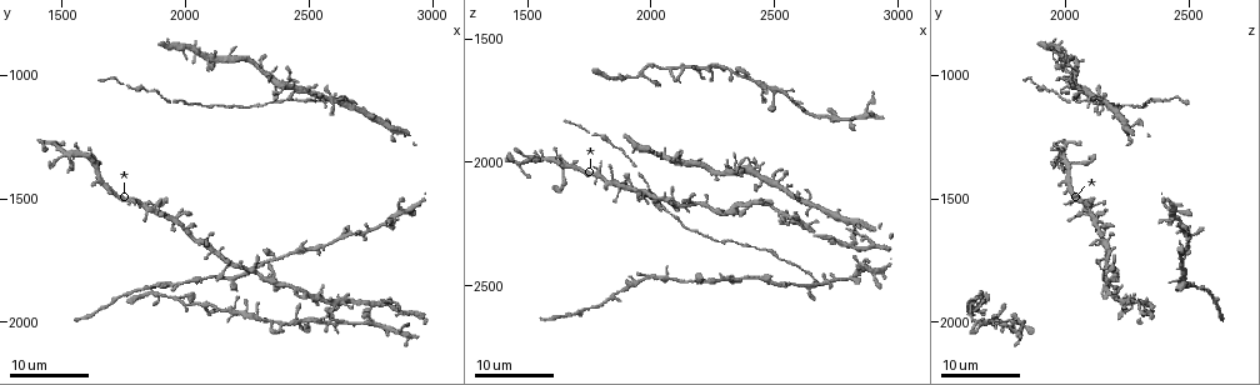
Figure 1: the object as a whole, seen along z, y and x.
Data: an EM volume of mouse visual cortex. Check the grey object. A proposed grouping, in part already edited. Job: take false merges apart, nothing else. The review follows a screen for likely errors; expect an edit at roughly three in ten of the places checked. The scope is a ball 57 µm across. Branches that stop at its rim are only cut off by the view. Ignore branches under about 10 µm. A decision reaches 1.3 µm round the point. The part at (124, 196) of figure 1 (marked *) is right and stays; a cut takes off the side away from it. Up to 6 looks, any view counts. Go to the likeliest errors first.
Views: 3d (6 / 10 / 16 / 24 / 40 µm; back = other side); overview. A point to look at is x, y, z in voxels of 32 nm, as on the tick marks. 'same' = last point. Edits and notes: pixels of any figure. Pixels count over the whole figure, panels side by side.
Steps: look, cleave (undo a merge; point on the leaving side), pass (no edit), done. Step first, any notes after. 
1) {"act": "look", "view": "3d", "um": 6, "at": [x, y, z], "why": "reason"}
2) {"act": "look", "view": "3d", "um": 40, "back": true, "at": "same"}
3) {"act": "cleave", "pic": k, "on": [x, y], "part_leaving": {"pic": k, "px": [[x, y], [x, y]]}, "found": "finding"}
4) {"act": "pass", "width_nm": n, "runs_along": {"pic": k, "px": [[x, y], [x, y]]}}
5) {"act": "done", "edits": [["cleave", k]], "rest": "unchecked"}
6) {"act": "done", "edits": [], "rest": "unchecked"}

{"act": "look", "view": "3d", "um": 16, "at": [2070, 1820, 2480], "why": "side arm on a straight run"}

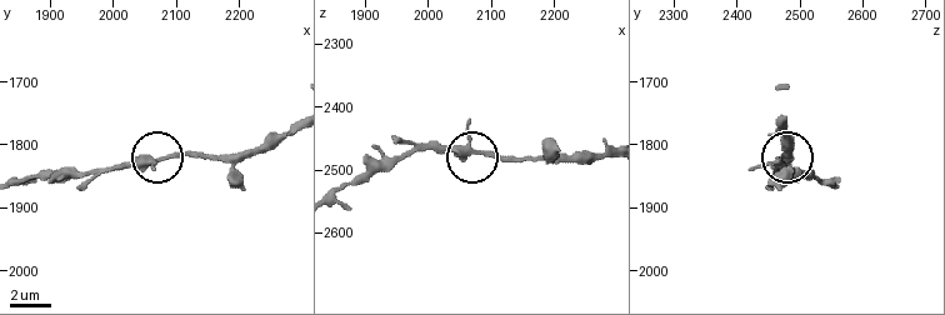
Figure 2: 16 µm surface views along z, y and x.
{"act": "look", "view": "3d", "um": 10, "at": [2085, 1820, 2475], "why": "zoom in"}

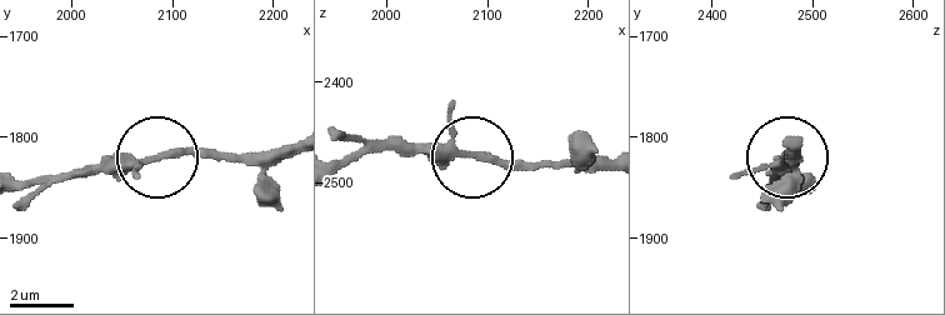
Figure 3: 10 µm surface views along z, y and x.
{"act": "pass", "found": "all the same neuron"}

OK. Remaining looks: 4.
{"act": "look", "view": "3d", "um": 24, "at": [2490, 1990, 1710], "why": "two arms in line, one across"}

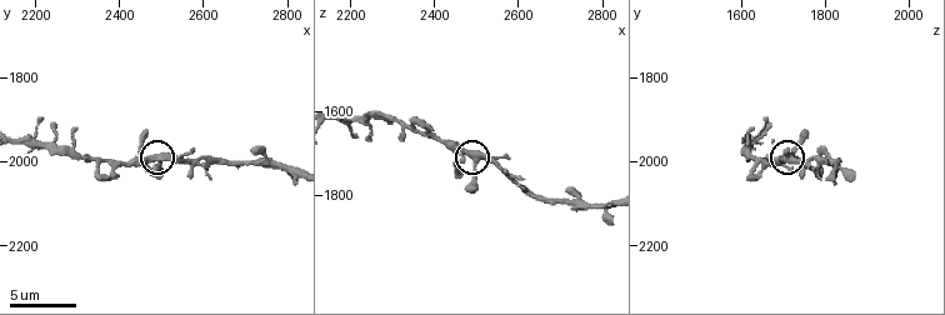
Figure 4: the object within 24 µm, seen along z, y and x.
{"act": "look", "view": "3d", "um": 6, "at": [2490, 1990, 1700]}

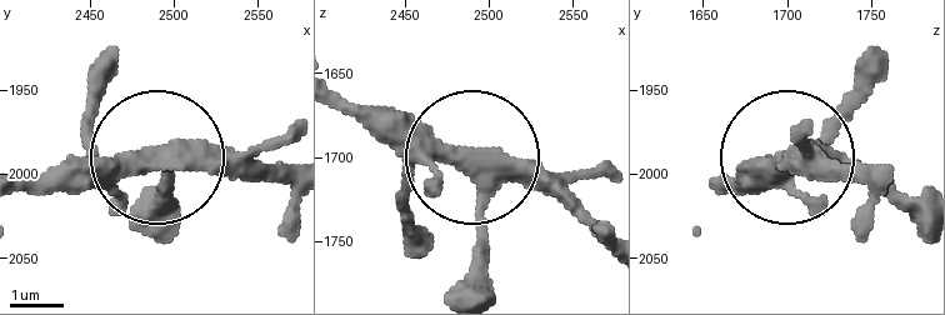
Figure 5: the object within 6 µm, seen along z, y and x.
{"act": "pass", "found": "all the same neuron"}

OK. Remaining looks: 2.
{"act": "look", "view": "3d", "um": 24, "at": [2270, 1780, 2480]}

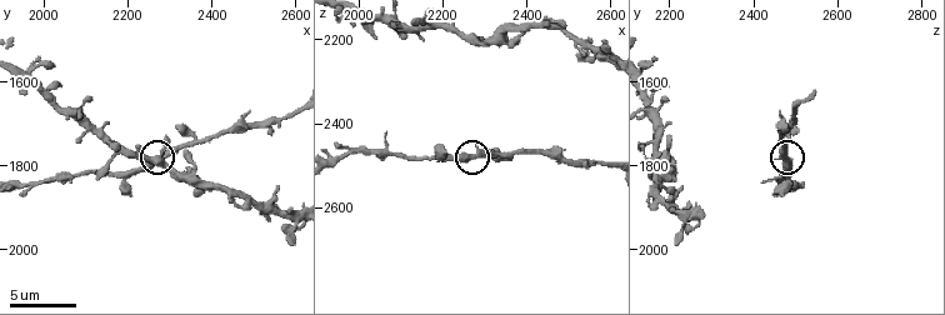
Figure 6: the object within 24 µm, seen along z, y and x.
{"act": "look", "view": "3d", "um": 10, "at": [2270, 1785, 2480]}

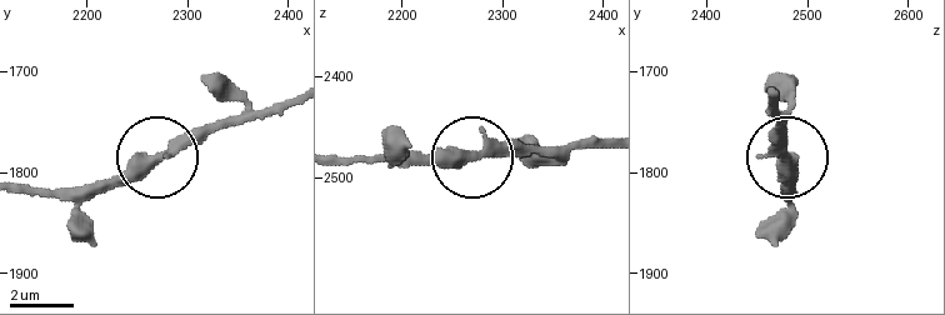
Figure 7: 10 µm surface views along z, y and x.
{"act": "pass", "found": "one neuron here"}

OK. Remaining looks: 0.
{"act": "done", "edits": [], "rest": "unchecked"}

